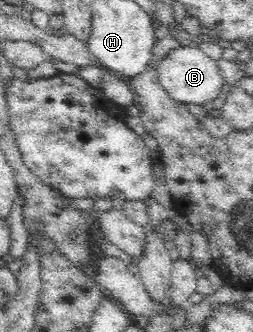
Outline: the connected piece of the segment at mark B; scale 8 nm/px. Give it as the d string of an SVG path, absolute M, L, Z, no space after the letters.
M179 47L173 49L158 63L156 72L162 88L167 95L183 105L194 104L203 106L215 100L224 85L216 60L205 55L198 47Z

